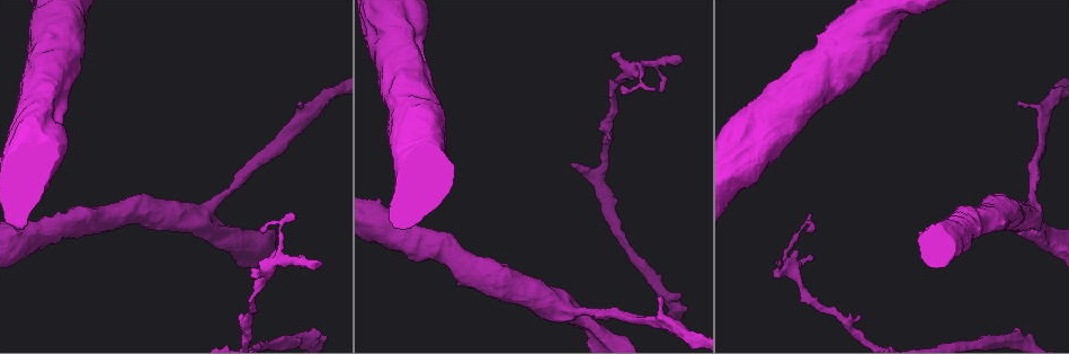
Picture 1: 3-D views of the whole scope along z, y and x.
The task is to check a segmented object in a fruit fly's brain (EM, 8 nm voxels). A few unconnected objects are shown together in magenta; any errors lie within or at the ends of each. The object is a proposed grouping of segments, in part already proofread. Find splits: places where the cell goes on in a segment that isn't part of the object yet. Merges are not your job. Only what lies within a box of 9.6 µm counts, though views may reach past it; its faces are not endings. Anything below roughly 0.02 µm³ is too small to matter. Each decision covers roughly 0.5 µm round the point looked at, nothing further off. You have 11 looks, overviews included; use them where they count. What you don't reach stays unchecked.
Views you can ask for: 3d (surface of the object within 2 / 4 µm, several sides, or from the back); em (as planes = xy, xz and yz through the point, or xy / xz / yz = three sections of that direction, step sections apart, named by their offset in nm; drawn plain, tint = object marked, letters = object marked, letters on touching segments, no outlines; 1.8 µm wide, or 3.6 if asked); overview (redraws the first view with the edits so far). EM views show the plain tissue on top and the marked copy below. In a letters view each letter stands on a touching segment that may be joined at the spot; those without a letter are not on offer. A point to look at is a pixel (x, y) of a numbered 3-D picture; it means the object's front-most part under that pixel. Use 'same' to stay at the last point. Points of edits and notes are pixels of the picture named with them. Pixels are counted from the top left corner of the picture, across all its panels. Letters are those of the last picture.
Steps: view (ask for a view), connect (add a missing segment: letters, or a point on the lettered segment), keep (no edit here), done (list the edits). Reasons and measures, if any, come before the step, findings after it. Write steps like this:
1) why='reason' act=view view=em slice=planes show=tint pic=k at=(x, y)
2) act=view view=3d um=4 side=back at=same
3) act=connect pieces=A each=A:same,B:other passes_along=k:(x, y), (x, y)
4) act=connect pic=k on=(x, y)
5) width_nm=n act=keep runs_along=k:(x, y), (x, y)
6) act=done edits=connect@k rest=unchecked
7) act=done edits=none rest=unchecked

why='tapers out' act=view view=3d um=2 pic=1 at=(292, 214)

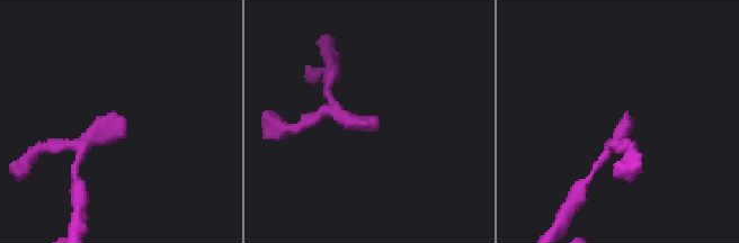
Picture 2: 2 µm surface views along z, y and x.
why='need the tissue' act=view view=em slice=xy step=4 show=tint pic=2 at=(374, 130)

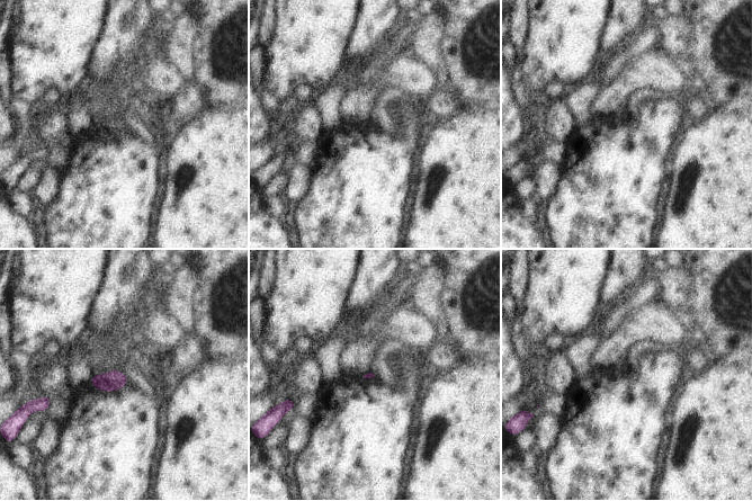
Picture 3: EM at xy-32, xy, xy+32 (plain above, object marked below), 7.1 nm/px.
act=view view=em slice=planes show=letters at=same

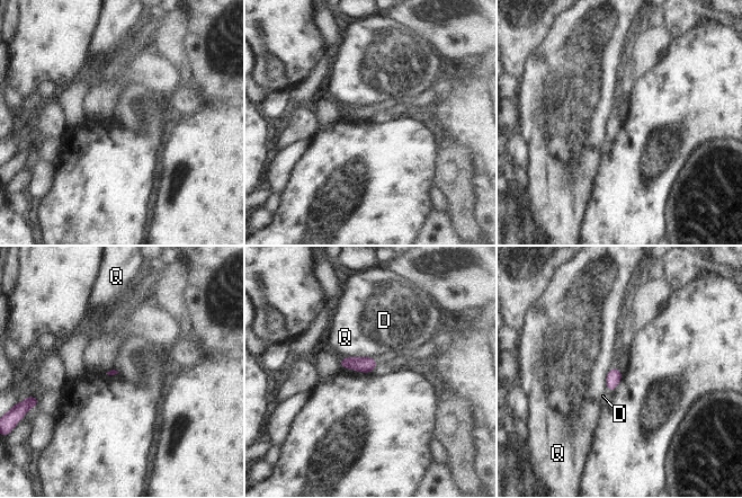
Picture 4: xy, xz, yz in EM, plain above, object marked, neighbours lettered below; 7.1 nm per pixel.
longest_contact=Q:260nm act=keep each=D:other,Q:other found='no lettered segment goes on from it'

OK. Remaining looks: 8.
why='branch stops here' act=view view=3d um=4 pic=1 at=(319, 263)

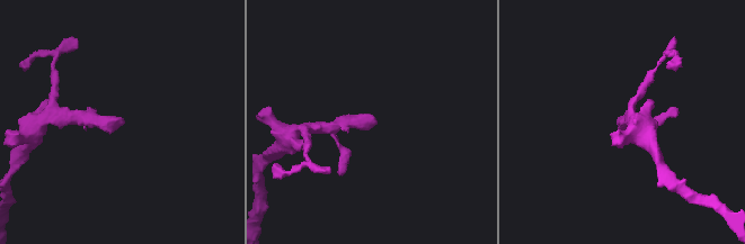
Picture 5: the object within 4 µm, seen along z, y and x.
act=view view=em um=3.6 slice=planes show=letters pic=5 at=(621, 124)

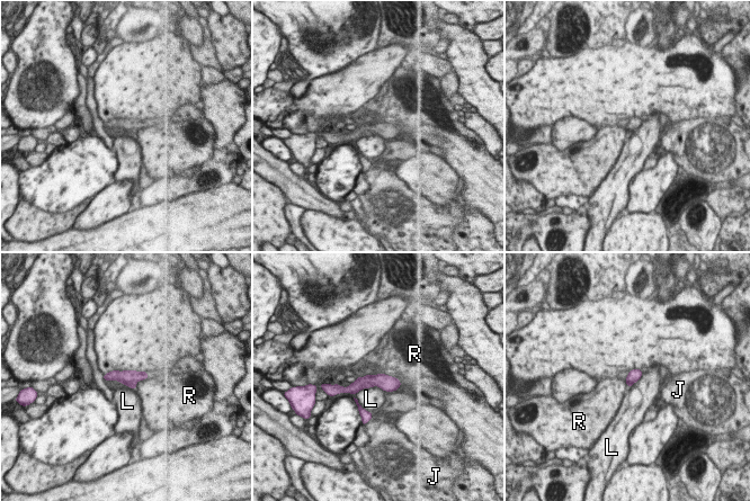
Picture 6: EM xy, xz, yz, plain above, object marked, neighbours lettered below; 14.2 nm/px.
act=keep each=J:other,L:other,R:other border=6:(385, 391), (369, 386), (355, 393) found='no lettered segment goes on from it'

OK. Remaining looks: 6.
why='an open end' act=view view=em slice=xz step=8 show=tint pic=1 at=(299, 102)

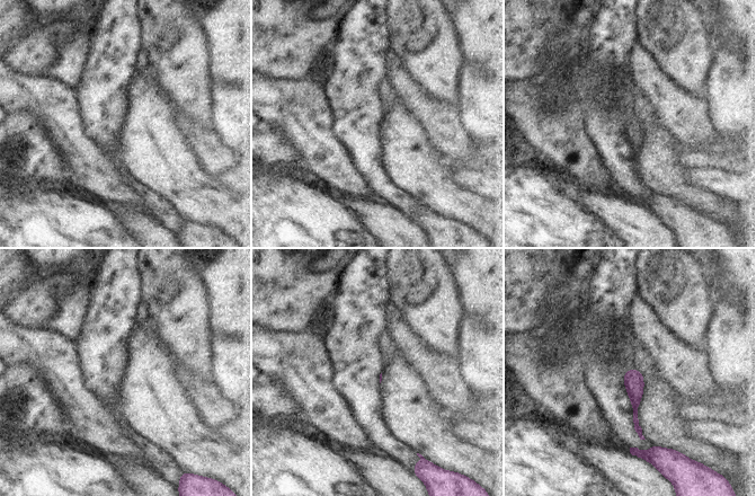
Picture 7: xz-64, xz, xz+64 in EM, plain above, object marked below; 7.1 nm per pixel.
why='another direction' act=view view=em slice=planes show=tint at=same

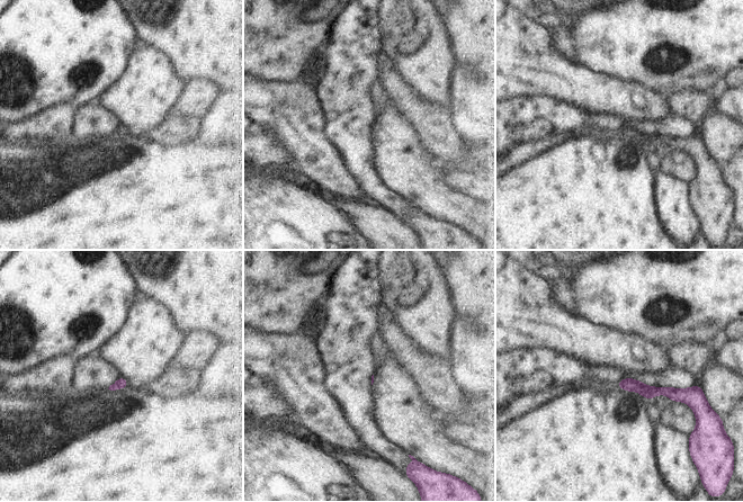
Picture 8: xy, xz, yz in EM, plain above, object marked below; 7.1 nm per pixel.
act=view view=em slice=planes show=letters at=same

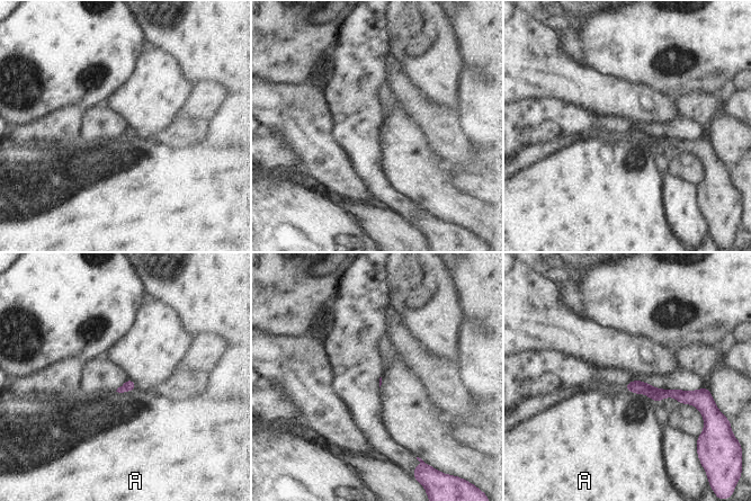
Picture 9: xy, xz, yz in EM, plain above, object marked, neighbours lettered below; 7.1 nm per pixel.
act=keep each=A:other found='no lettered segment goes on from it'

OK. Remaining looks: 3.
act=done edits=none rest=unchecked

